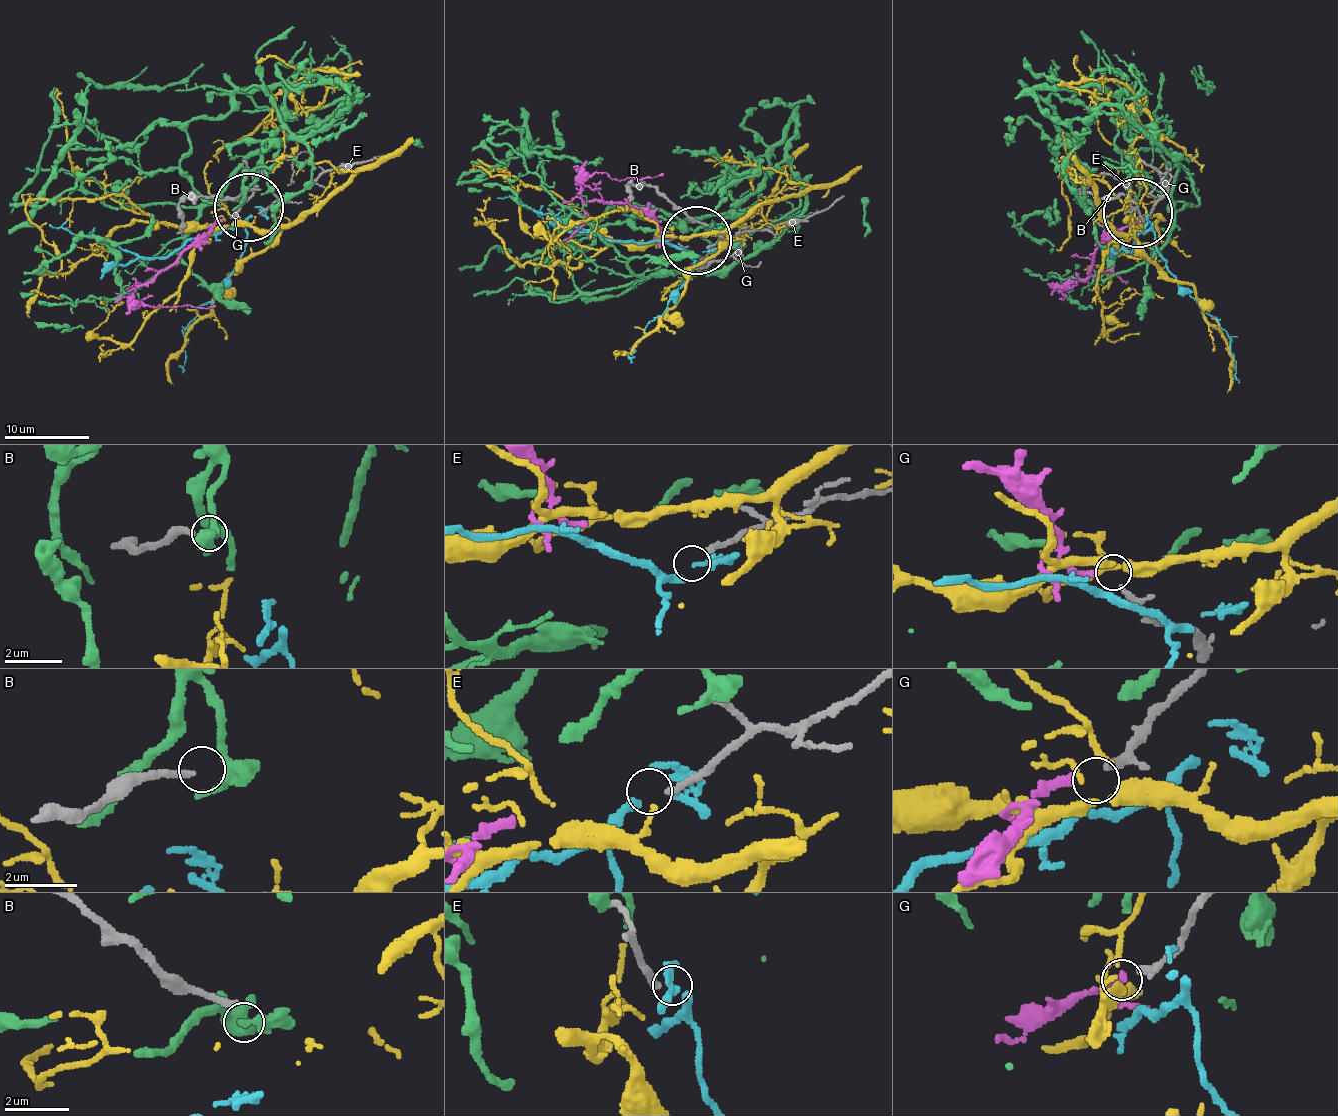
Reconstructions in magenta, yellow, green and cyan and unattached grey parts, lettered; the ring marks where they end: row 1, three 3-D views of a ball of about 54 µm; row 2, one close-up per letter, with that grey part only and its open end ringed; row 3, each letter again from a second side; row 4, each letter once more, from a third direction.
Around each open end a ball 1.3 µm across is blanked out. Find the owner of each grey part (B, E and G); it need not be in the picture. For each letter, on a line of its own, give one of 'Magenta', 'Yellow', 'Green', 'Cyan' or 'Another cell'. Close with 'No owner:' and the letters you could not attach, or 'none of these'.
B: Green
E: Another cell
G: Magenta
No owner: E

